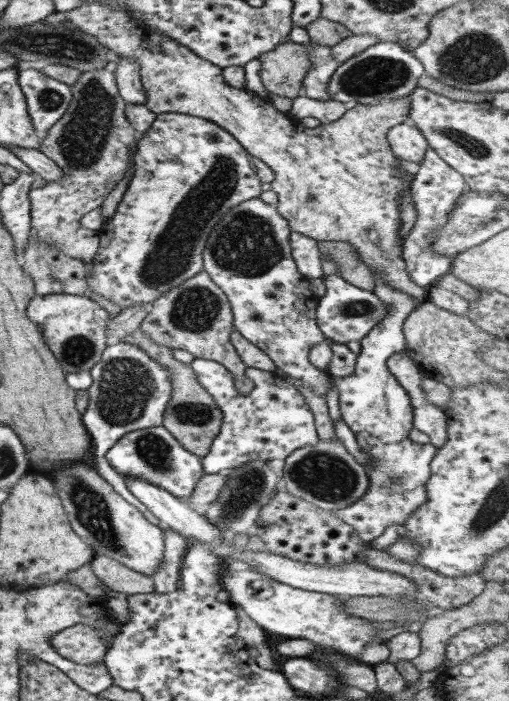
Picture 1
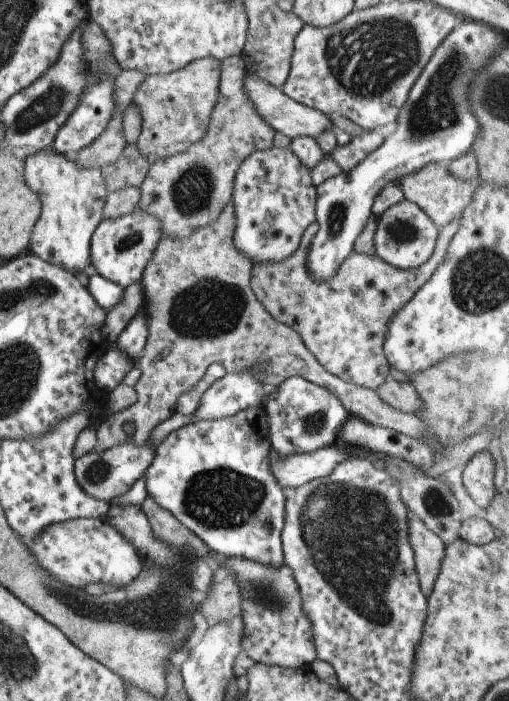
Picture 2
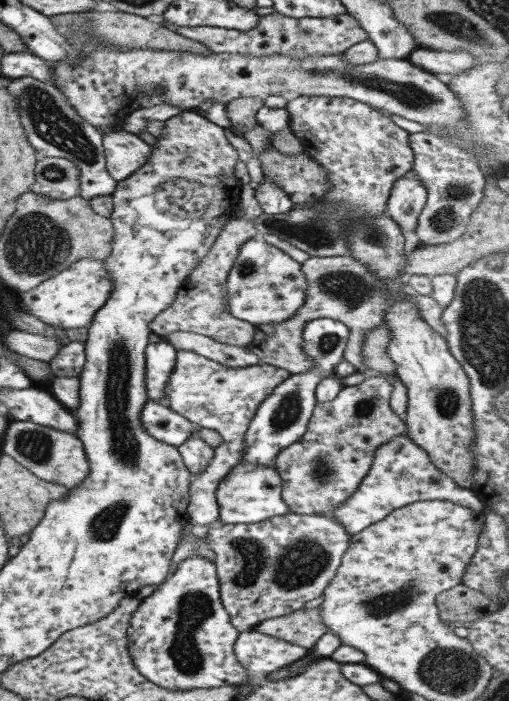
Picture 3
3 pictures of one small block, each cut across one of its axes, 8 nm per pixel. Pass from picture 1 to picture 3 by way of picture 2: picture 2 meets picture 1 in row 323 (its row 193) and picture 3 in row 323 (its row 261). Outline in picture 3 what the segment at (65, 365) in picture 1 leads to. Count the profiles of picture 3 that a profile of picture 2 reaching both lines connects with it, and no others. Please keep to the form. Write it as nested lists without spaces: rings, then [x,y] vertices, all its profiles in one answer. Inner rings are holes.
[[[83,259],[48,278],[27,293],[19,293],[21,307],[32,312],[43,324],[68,329],[89,327],[96,311],[100,310],[112,294],[112,276],[105,270],[103,260]]]

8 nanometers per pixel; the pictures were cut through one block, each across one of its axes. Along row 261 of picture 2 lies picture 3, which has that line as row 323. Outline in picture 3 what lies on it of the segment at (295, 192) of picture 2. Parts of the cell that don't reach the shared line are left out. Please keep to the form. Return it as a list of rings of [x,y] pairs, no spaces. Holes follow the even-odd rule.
[[[260,236],[250,237],[240,245],[235,263],[228,273],[229,310],[237,320],[254,327],[278,325],[290,320],[304,304],[308,281],[301,265]]]

